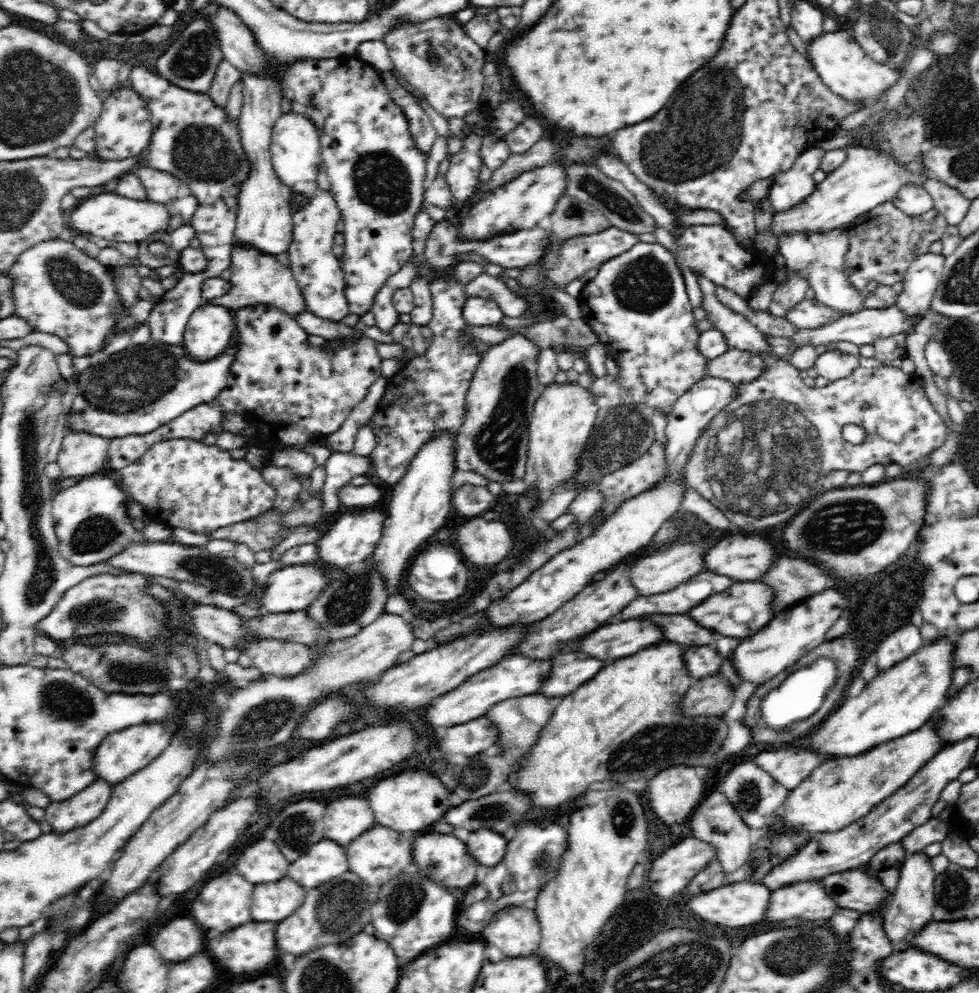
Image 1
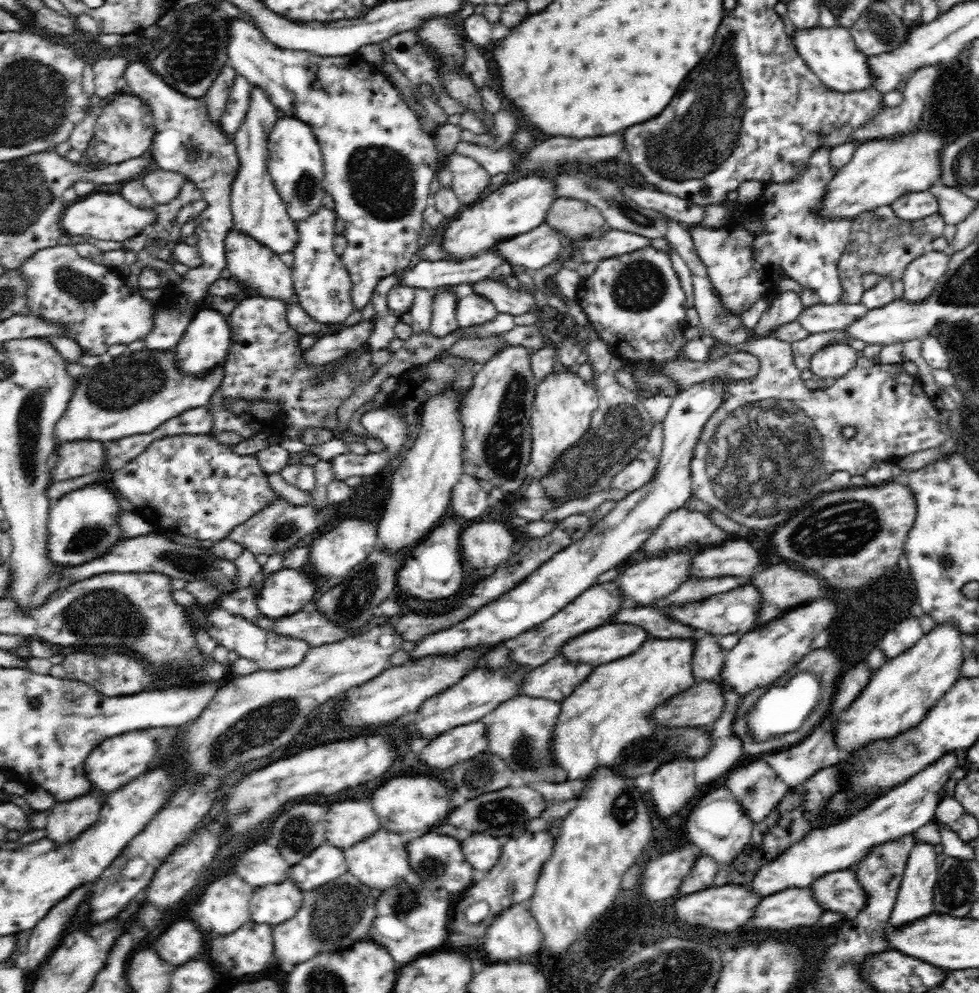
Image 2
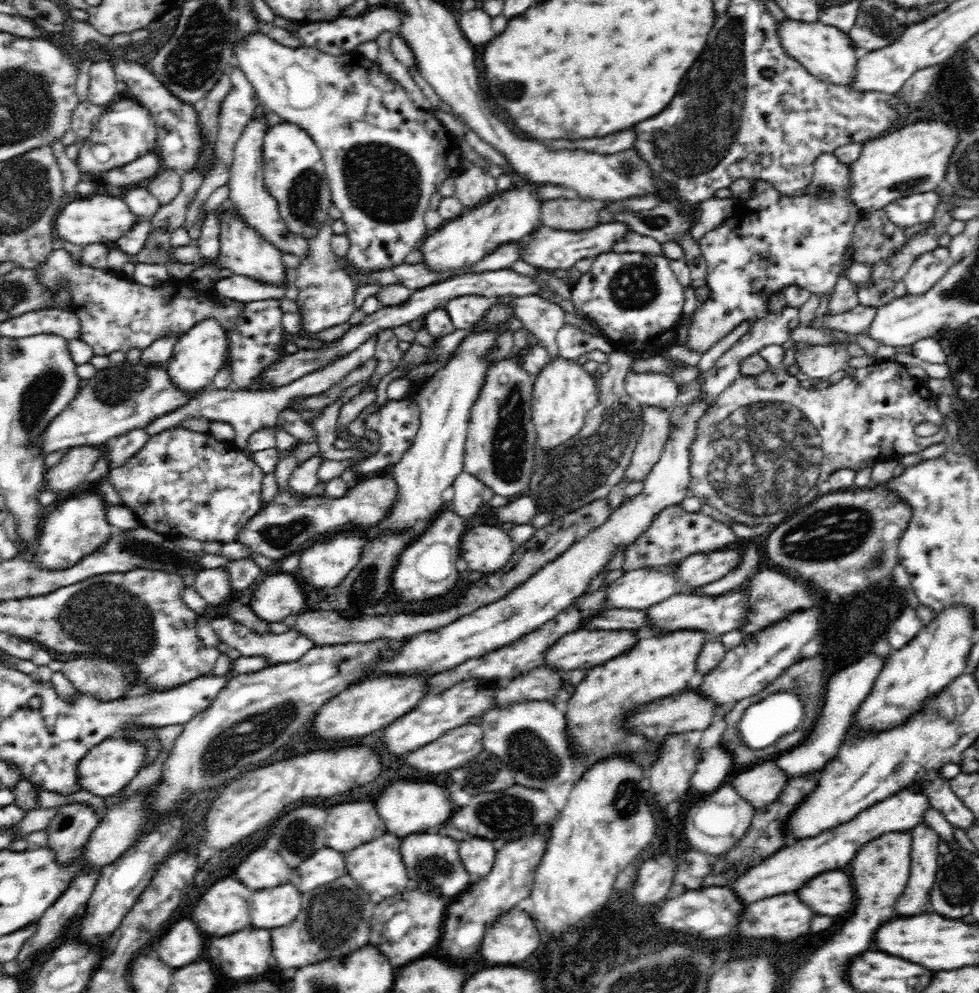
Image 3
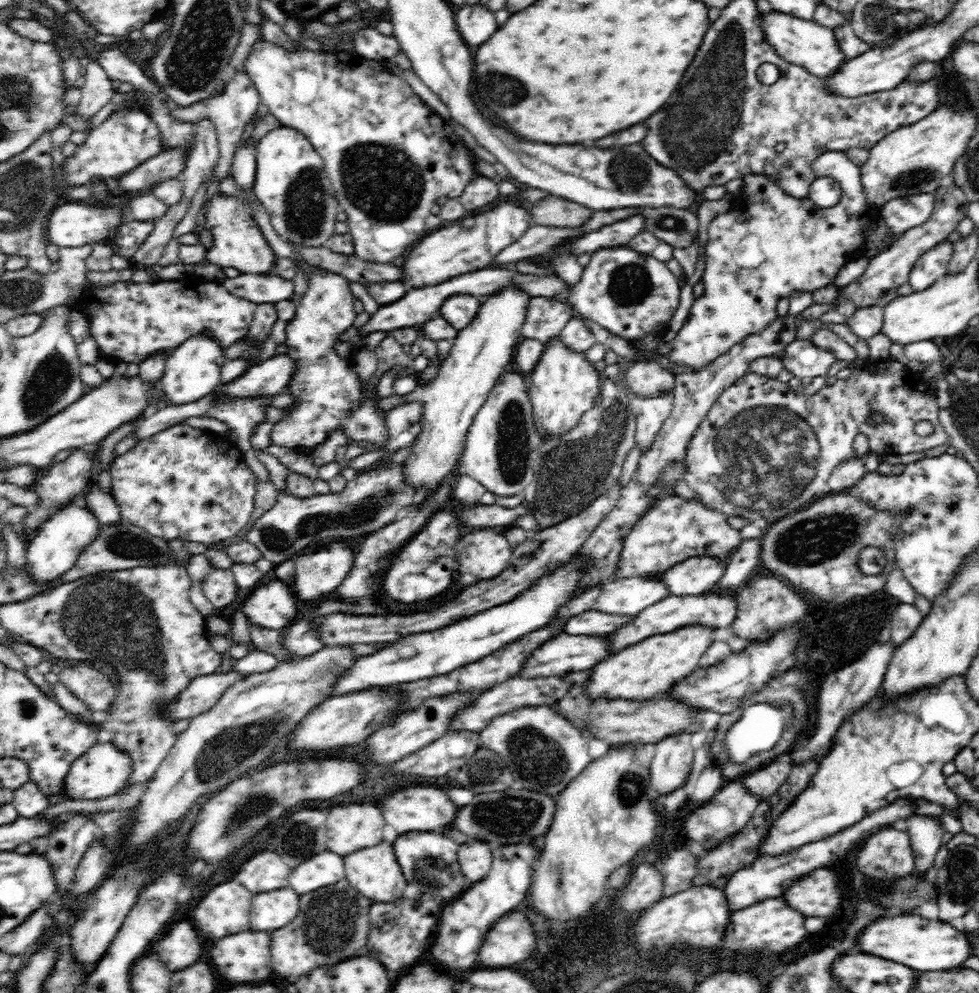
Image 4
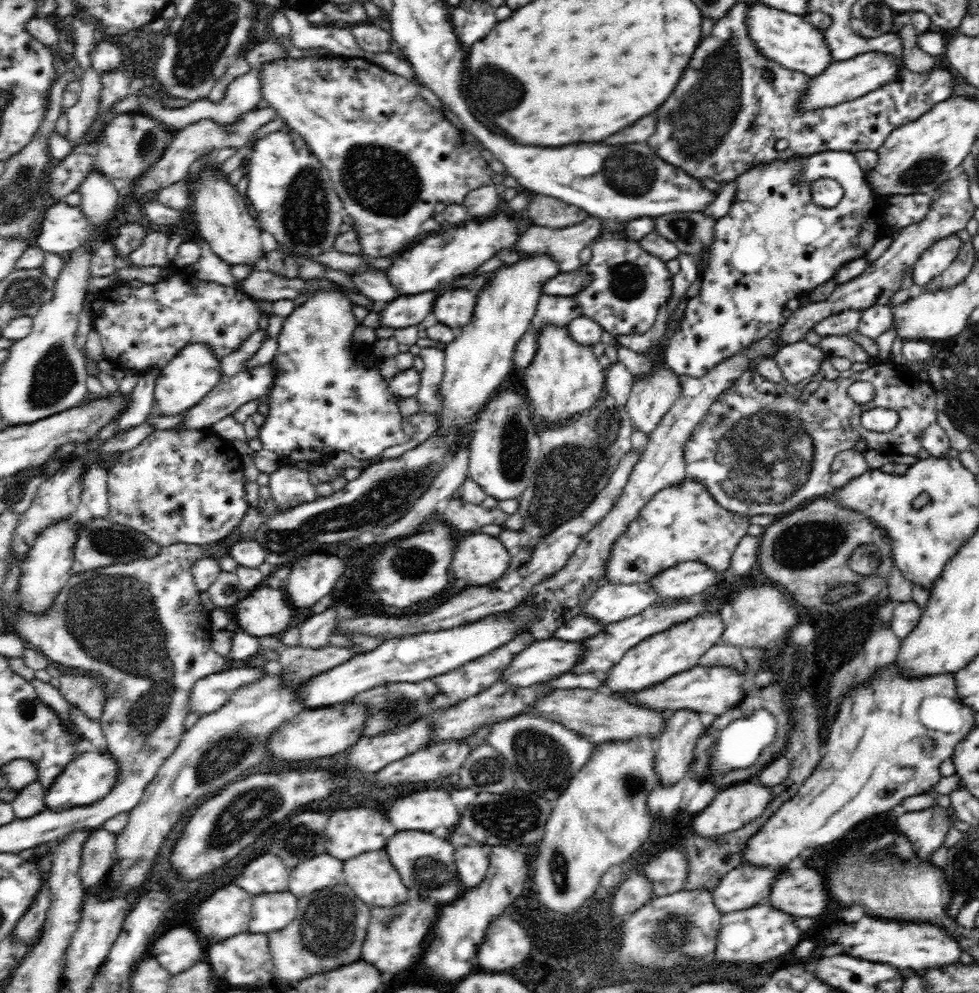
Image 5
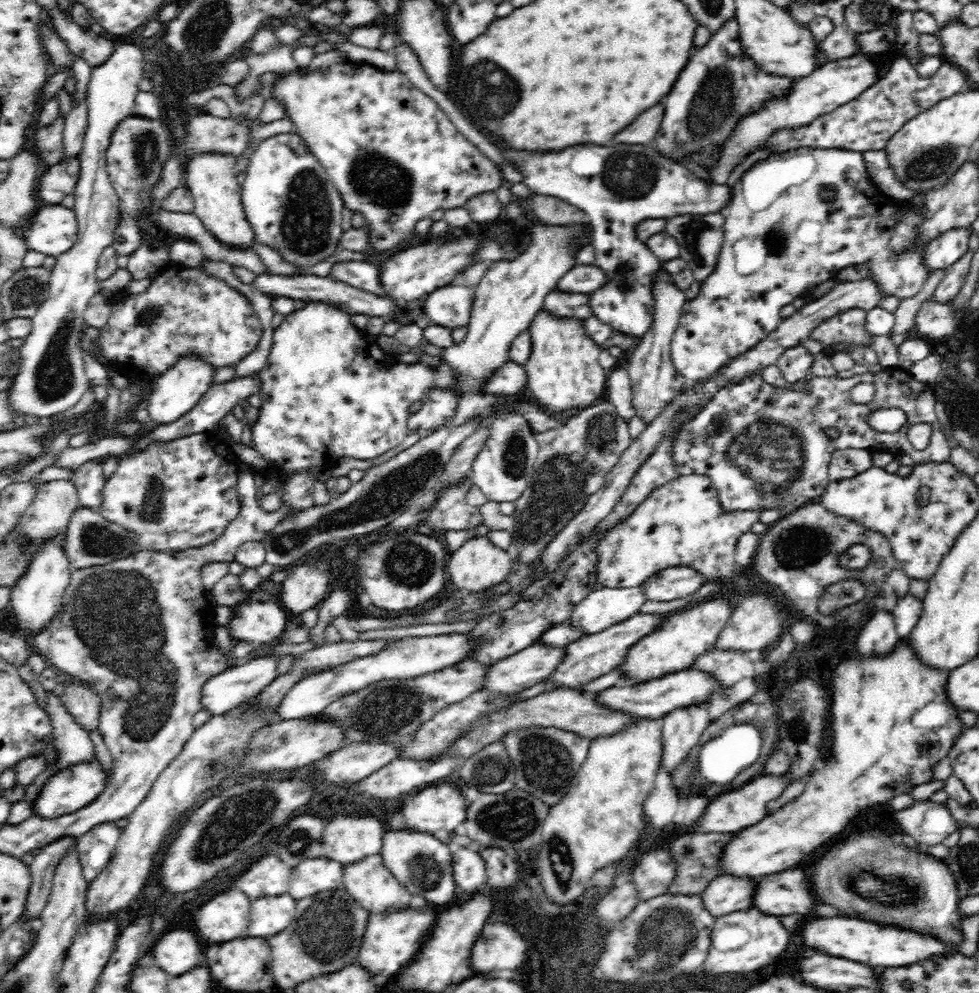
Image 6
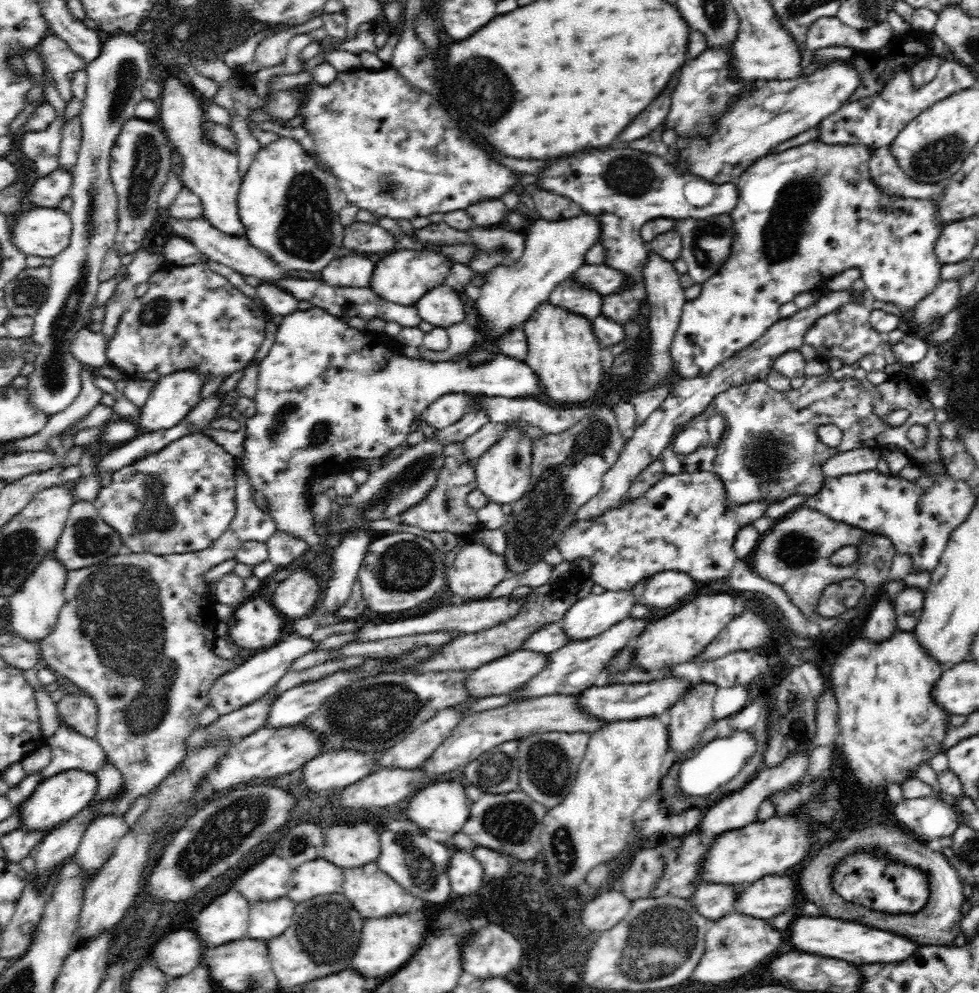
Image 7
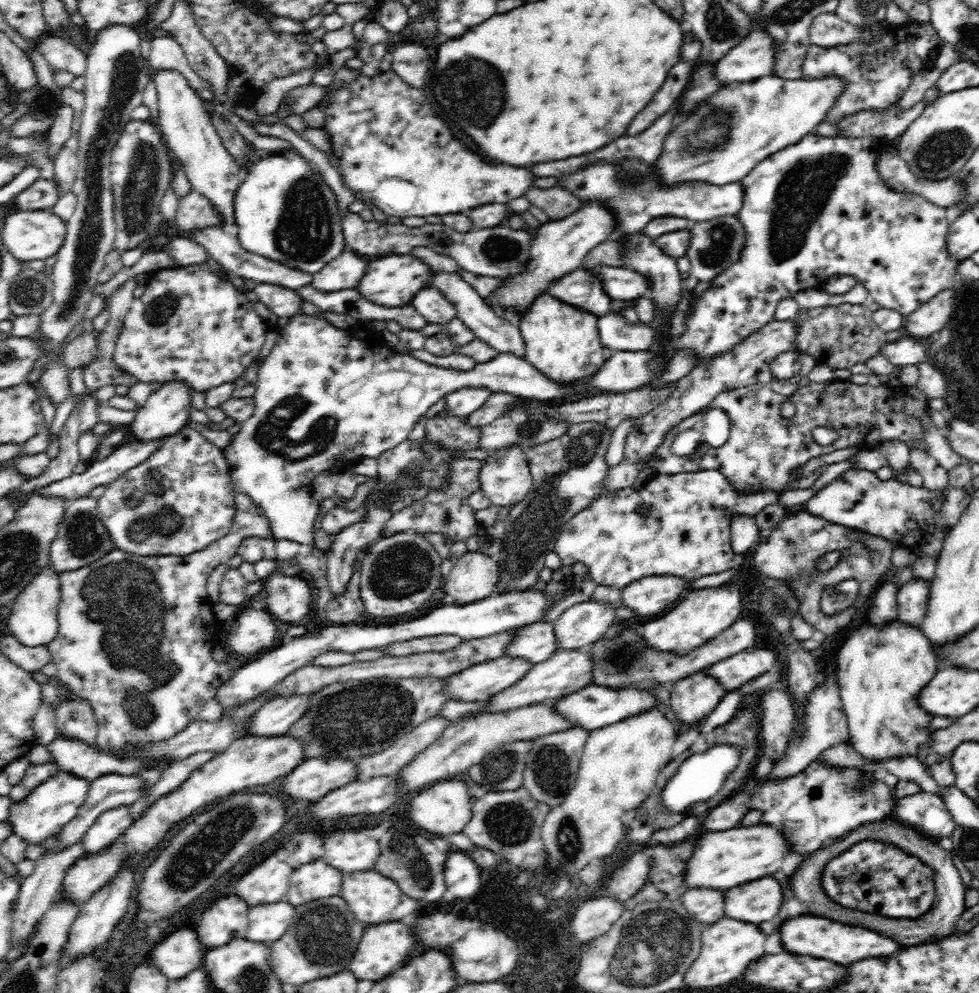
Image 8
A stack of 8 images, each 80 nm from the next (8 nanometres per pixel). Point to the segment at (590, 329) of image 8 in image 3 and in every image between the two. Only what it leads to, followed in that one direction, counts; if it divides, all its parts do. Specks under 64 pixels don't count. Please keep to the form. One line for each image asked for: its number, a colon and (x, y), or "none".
3: (563, 392)
4: (564, 384)
5: (565, 379)
6: (564, 375)
7: (562, 348)

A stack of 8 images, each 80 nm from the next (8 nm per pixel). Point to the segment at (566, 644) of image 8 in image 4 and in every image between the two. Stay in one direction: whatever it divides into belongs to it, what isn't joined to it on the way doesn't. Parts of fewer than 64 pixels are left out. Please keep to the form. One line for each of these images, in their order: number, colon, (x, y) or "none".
4: (629, 597)
5: (614, 602)
6: (599, 610)
7: (589, 617)

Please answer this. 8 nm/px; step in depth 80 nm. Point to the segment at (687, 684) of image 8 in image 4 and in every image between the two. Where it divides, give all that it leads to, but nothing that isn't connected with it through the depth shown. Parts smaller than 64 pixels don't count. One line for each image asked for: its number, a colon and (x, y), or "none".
4: (671, 763)
5: (674, 750)
6: (682, 728)
7: (690, 714)

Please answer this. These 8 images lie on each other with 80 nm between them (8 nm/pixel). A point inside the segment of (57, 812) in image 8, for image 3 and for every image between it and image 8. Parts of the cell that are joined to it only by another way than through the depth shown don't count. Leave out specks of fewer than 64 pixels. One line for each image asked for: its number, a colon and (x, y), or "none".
3: (108, 767)
4: (102, 770)
5: (86, 779)
6: (69, 790)
7: (56, 799)

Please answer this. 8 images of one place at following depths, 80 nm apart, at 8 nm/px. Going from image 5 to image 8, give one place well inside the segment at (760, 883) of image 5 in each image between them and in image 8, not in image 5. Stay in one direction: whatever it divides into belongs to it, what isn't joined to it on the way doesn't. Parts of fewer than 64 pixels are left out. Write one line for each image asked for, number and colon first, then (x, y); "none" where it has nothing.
6: (724, 895)
7: (712, 901)
8: (706, 906)

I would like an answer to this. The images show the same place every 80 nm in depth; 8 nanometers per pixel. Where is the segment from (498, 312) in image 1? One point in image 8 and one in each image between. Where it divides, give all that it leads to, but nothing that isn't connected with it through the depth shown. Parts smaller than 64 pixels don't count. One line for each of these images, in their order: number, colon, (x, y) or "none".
2: (473, 309)
3: (466, 310)
4: (459, 310)
5: (454, 307)
6: (450, 306)
7: (441, 306)
8: (429, 302)

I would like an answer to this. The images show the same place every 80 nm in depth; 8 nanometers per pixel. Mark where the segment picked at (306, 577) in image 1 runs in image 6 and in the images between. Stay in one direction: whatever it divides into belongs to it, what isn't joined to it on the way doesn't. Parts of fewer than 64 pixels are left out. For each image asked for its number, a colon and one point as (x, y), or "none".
2: (285, 592)
3: (280, 597)
4: (273, 606)
5: (263, 612)
6: (260, 619)

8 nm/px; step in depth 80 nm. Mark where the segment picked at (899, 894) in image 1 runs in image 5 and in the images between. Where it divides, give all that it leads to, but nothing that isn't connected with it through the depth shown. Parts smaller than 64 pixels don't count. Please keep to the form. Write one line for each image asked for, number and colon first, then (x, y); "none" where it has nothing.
2: (914, 901)
3: (924, 849)
4: (925, 832)
5: (926, 829)

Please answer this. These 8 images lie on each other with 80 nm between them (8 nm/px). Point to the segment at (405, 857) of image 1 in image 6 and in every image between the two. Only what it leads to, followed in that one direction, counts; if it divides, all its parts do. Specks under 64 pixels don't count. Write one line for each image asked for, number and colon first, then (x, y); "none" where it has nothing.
2: (380, 862)
3: (377, 867)
4: (373, 872)
5: (370, 875)
6: (368, 881)

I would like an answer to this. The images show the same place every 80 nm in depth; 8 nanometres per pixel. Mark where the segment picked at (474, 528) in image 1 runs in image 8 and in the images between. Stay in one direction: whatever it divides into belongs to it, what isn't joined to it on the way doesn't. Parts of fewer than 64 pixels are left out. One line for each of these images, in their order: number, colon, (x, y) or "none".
2: (484, 544)
3: (486, 548)
4: (481, 552)
5: (479, 559)
6: (478, 565)
7: (476, 571)
8: (475, 576)

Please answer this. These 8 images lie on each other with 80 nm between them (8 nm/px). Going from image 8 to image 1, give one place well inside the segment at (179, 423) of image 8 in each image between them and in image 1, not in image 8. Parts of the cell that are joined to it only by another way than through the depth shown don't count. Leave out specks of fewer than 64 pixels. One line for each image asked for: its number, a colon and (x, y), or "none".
1: (210, 331)
2: (204, 345)
3: (198, 355)
4: (192, 371)
5: (191, 374)
6: (174, 393)
7: (174, 396)

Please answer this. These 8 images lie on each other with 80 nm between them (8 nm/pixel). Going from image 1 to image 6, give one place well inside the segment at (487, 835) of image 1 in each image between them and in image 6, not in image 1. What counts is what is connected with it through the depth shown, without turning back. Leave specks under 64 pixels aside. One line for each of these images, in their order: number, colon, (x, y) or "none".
2: (482, 851)
3: (477, 855)
4: (475, 860)
5: (472, 863)
6: (469, 871)

